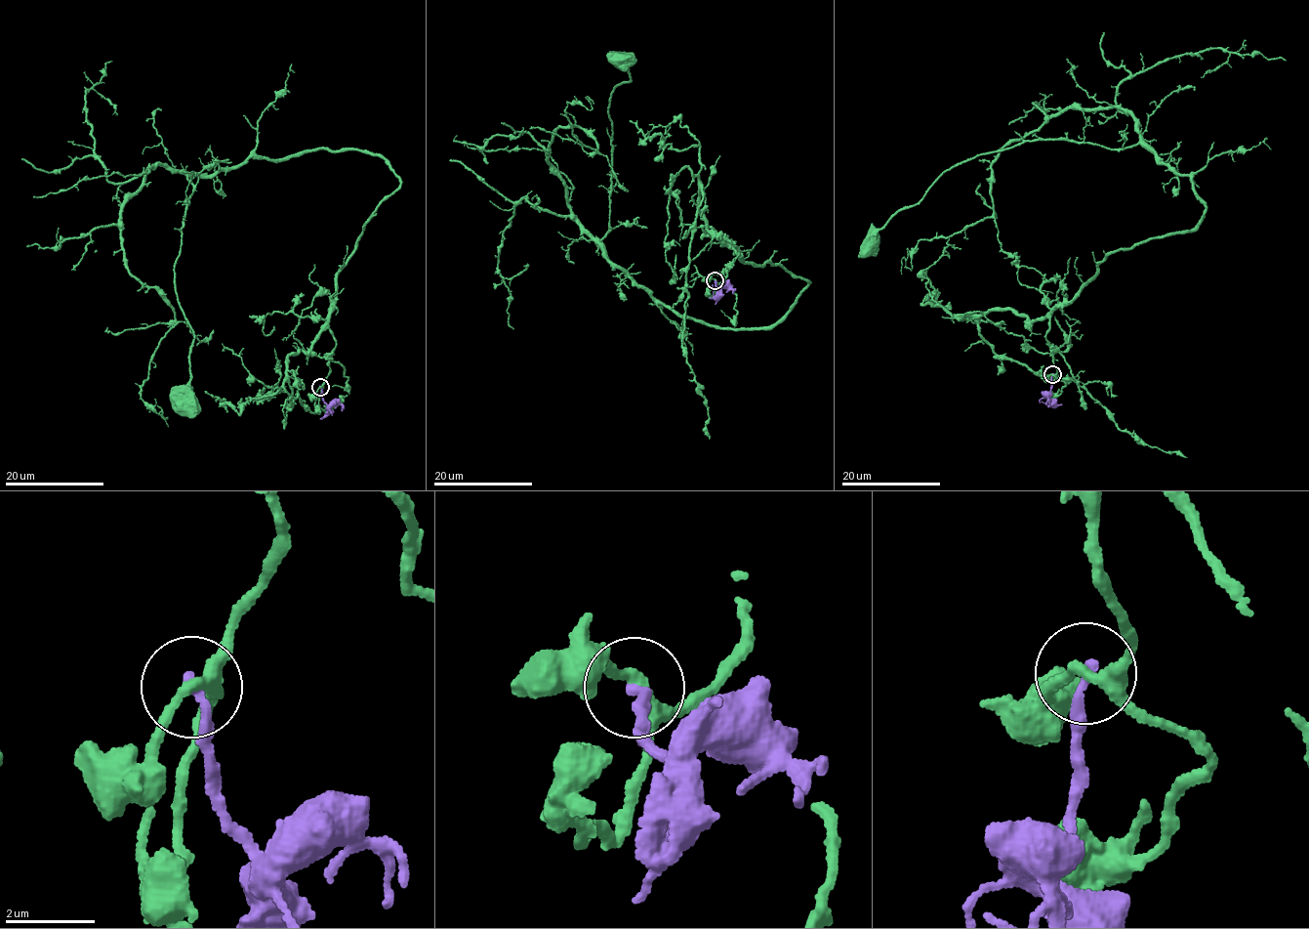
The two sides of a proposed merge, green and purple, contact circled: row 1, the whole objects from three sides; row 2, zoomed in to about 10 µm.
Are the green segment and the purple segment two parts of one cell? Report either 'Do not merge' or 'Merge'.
Do not merge

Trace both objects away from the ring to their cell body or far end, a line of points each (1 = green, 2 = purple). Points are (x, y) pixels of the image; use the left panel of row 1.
1: (320, 387), (336, 274), (400, 184), (371, 152), (188, 176), (175, 268), (194, 335), (186, 401)
2: (320, 387), (327, 407), (326, 415), (320, 419)

